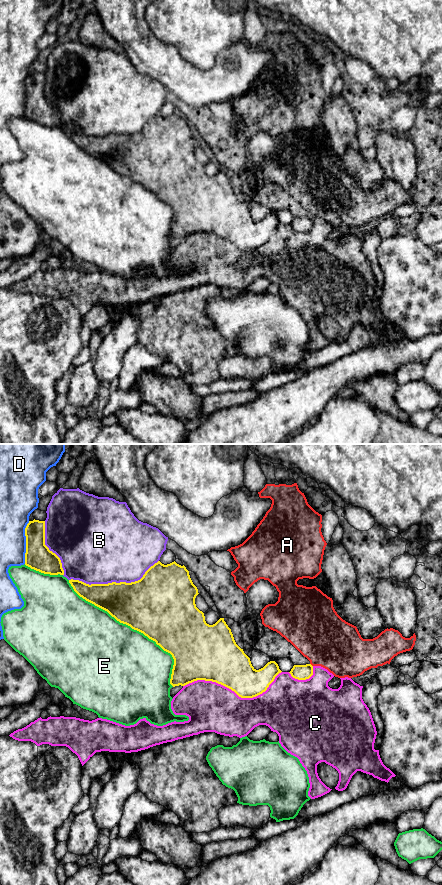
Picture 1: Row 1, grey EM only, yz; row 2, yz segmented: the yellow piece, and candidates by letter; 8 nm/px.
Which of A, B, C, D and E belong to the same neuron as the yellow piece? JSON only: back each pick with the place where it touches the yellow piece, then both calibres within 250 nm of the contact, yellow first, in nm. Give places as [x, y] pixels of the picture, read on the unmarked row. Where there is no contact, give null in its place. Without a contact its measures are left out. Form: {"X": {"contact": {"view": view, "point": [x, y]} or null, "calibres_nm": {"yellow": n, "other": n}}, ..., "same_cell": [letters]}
{"same_cell": []}

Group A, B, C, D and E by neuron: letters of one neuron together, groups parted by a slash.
A / B / C / D / E

